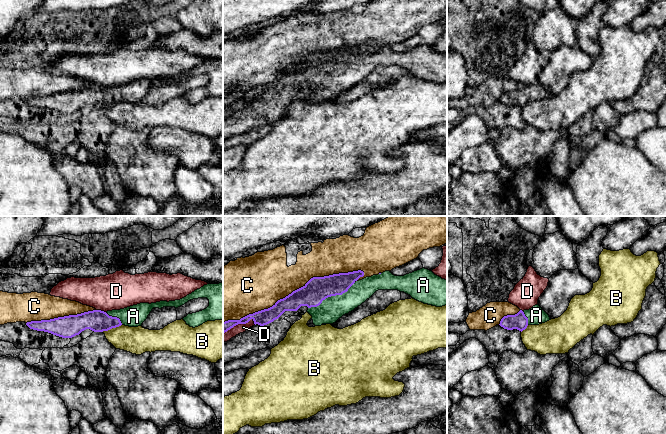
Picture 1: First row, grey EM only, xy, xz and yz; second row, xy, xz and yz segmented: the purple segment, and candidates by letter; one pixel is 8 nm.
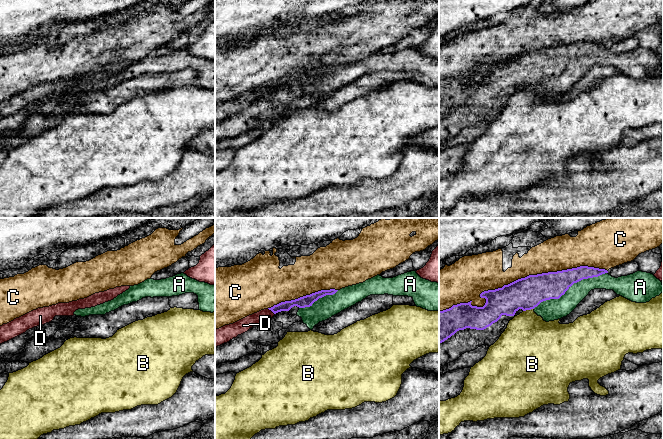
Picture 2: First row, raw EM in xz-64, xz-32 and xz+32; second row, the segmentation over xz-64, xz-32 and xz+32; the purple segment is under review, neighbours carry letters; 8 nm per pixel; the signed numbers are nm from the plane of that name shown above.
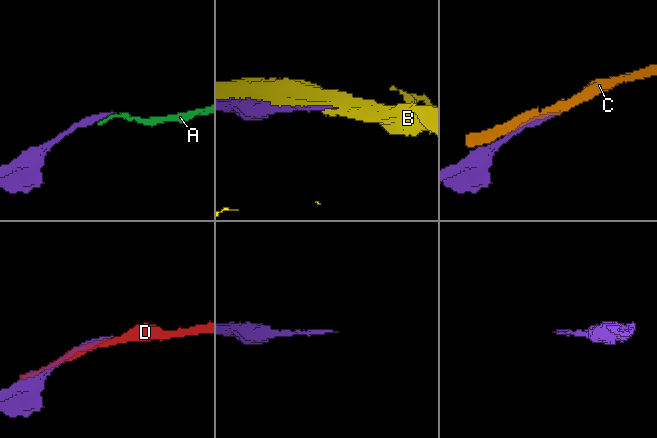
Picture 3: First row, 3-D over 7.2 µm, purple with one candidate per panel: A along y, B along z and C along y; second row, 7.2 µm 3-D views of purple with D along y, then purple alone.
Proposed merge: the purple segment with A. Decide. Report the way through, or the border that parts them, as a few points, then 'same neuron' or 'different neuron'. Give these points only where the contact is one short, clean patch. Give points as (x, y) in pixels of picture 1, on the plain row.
same neuron

